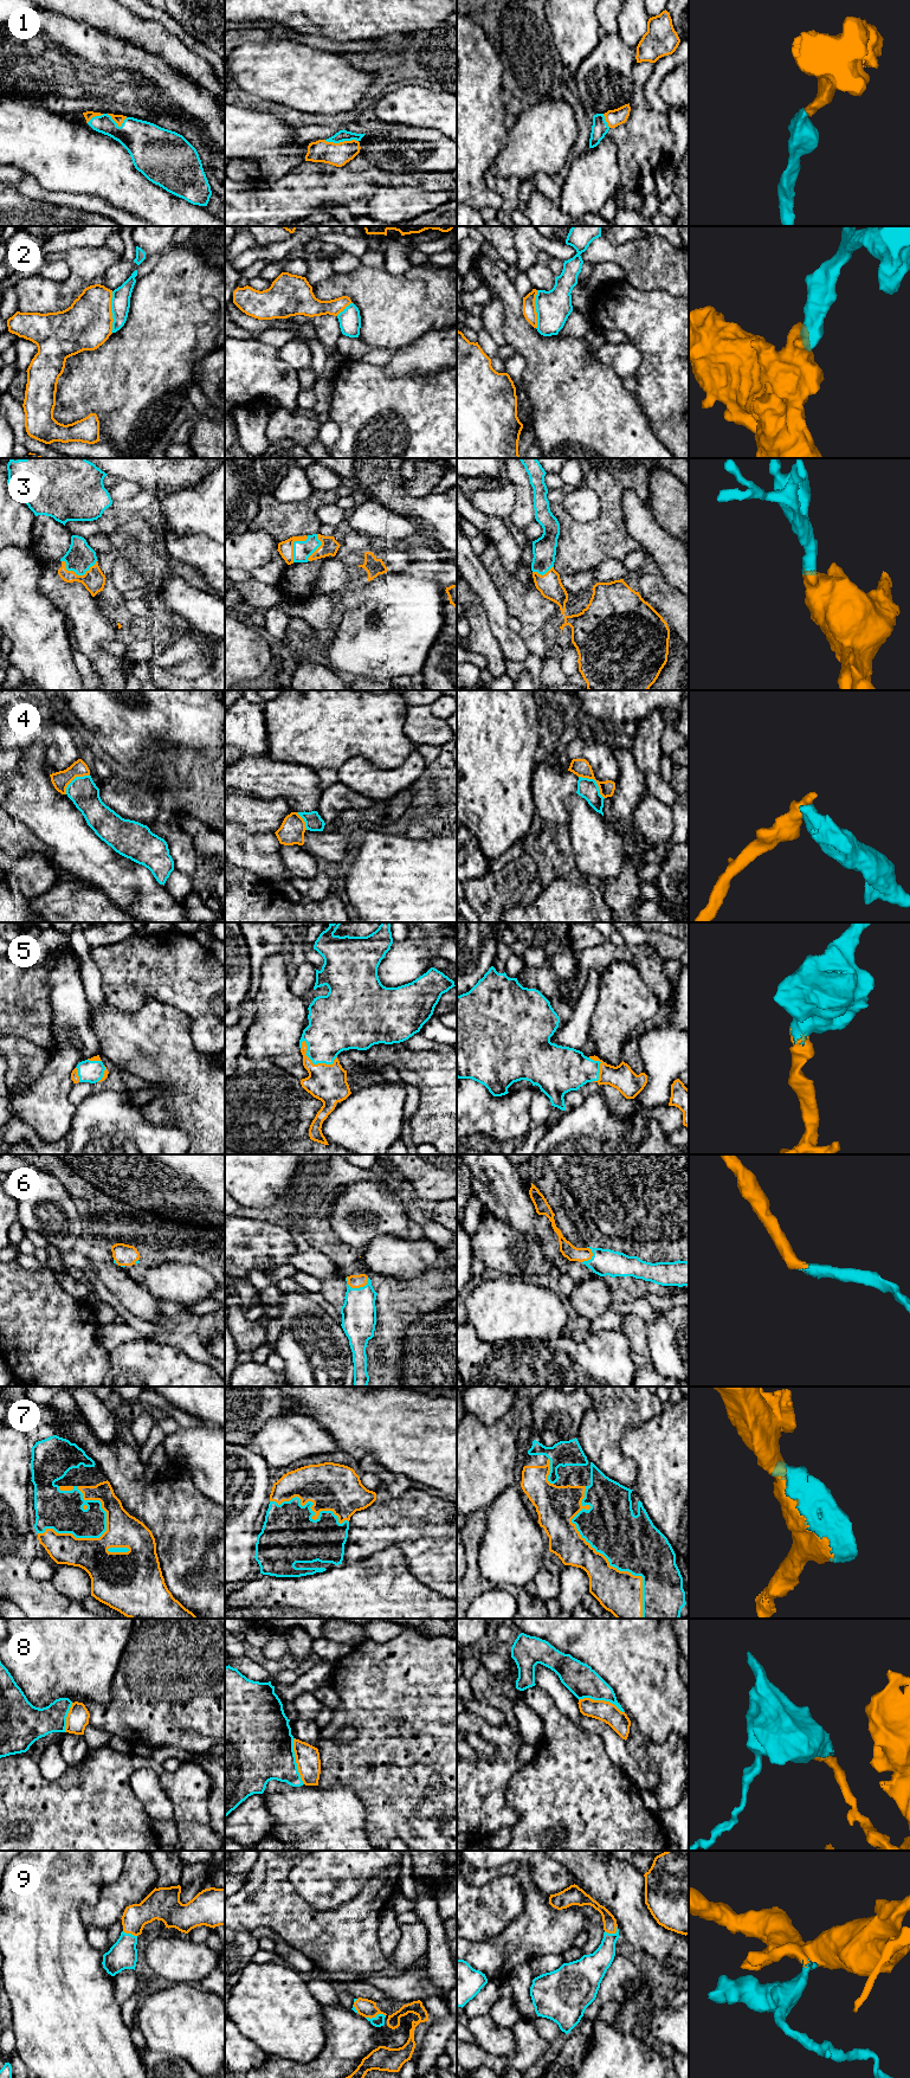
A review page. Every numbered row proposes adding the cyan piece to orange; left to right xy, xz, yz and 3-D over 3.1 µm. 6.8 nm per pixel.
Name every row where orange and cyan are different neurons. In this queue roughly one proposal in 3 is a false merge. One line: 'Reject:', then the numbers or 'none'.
Reject: 2, 4, 8

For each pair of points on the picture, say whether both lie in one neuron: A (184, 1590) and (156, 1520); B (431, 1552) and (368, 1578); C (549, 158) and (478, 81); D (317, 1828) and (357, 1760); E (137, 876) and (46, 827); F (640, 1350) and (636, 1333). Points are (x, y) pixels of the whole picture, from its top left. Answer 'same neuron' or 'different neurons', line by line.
A: same neuron
B: different neurons
C: different neurons
D: different neurons
E: same neuron
F: same neuron

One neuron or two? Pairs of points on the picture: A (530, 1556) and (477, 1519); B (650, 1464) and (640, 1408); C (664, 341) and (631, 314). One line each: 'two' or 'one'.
A: two
B: two
C: one

